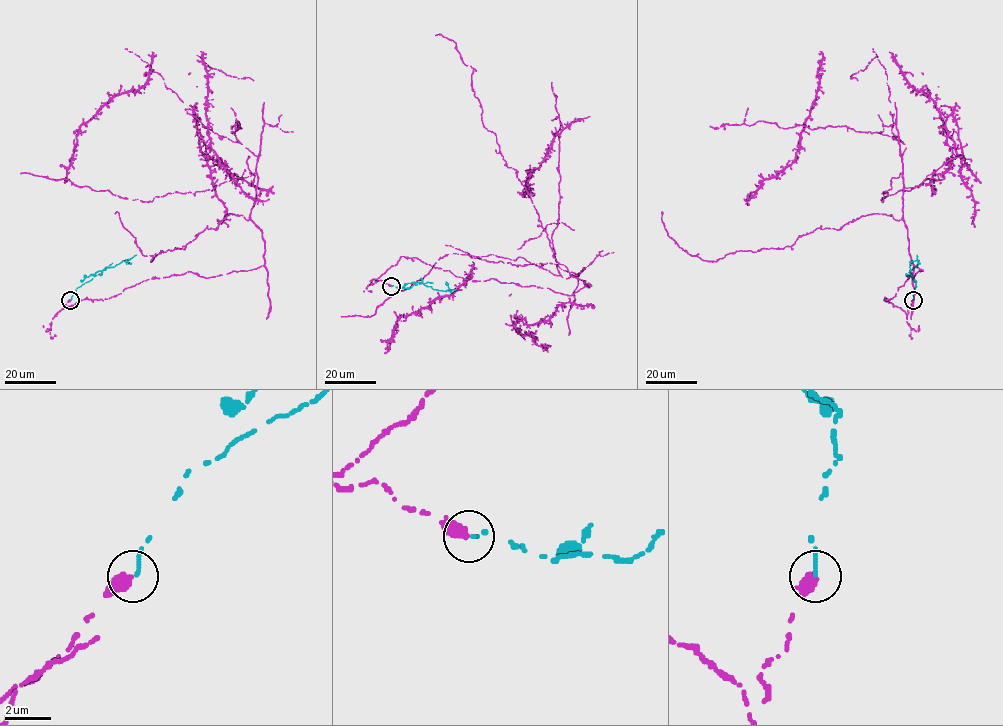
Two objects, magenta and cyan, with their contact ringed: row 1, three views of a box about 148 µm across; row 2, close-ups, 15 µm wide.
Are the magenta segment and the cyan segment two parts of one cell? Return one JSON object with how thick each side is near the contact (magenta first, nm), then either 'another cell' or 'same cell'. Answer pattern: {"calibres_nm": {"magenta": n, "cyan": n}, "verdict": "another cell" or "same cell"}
{"calibres_nm": {"magenta": 440, "cyan": 150}, "verdict": "another cell"}

